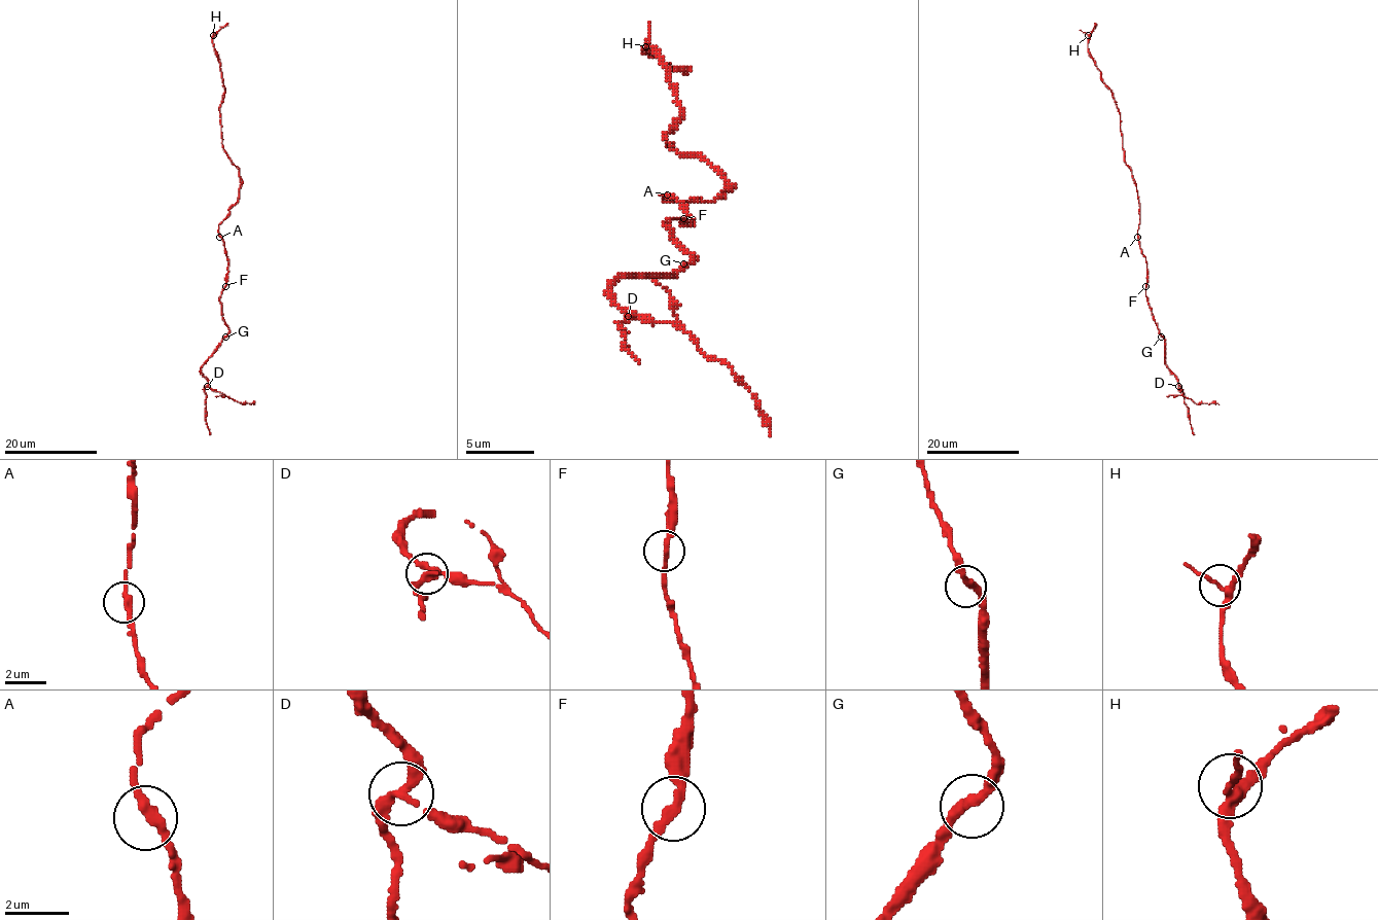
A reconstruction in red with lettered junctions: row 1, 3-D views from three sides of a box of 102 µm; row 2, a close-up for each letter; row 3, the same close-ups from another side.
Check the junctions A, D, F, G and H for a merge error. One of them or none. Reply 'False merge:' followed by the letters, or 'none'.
False merge: D

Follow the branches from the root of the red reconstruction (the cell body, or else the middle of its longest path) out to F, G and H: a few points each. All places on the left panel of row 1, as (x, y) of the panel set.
F: (221, 236), (227, 257), (225, 286)
G: (221, 236), (227, 257), (227, 281), (219, 297), (221, 315), (228, 330), (225, 337)
H: (221, 236), (218, 225), (239, 199), (241, 179), (222, 144), (219, 108), (224, 85), (213, 35)

